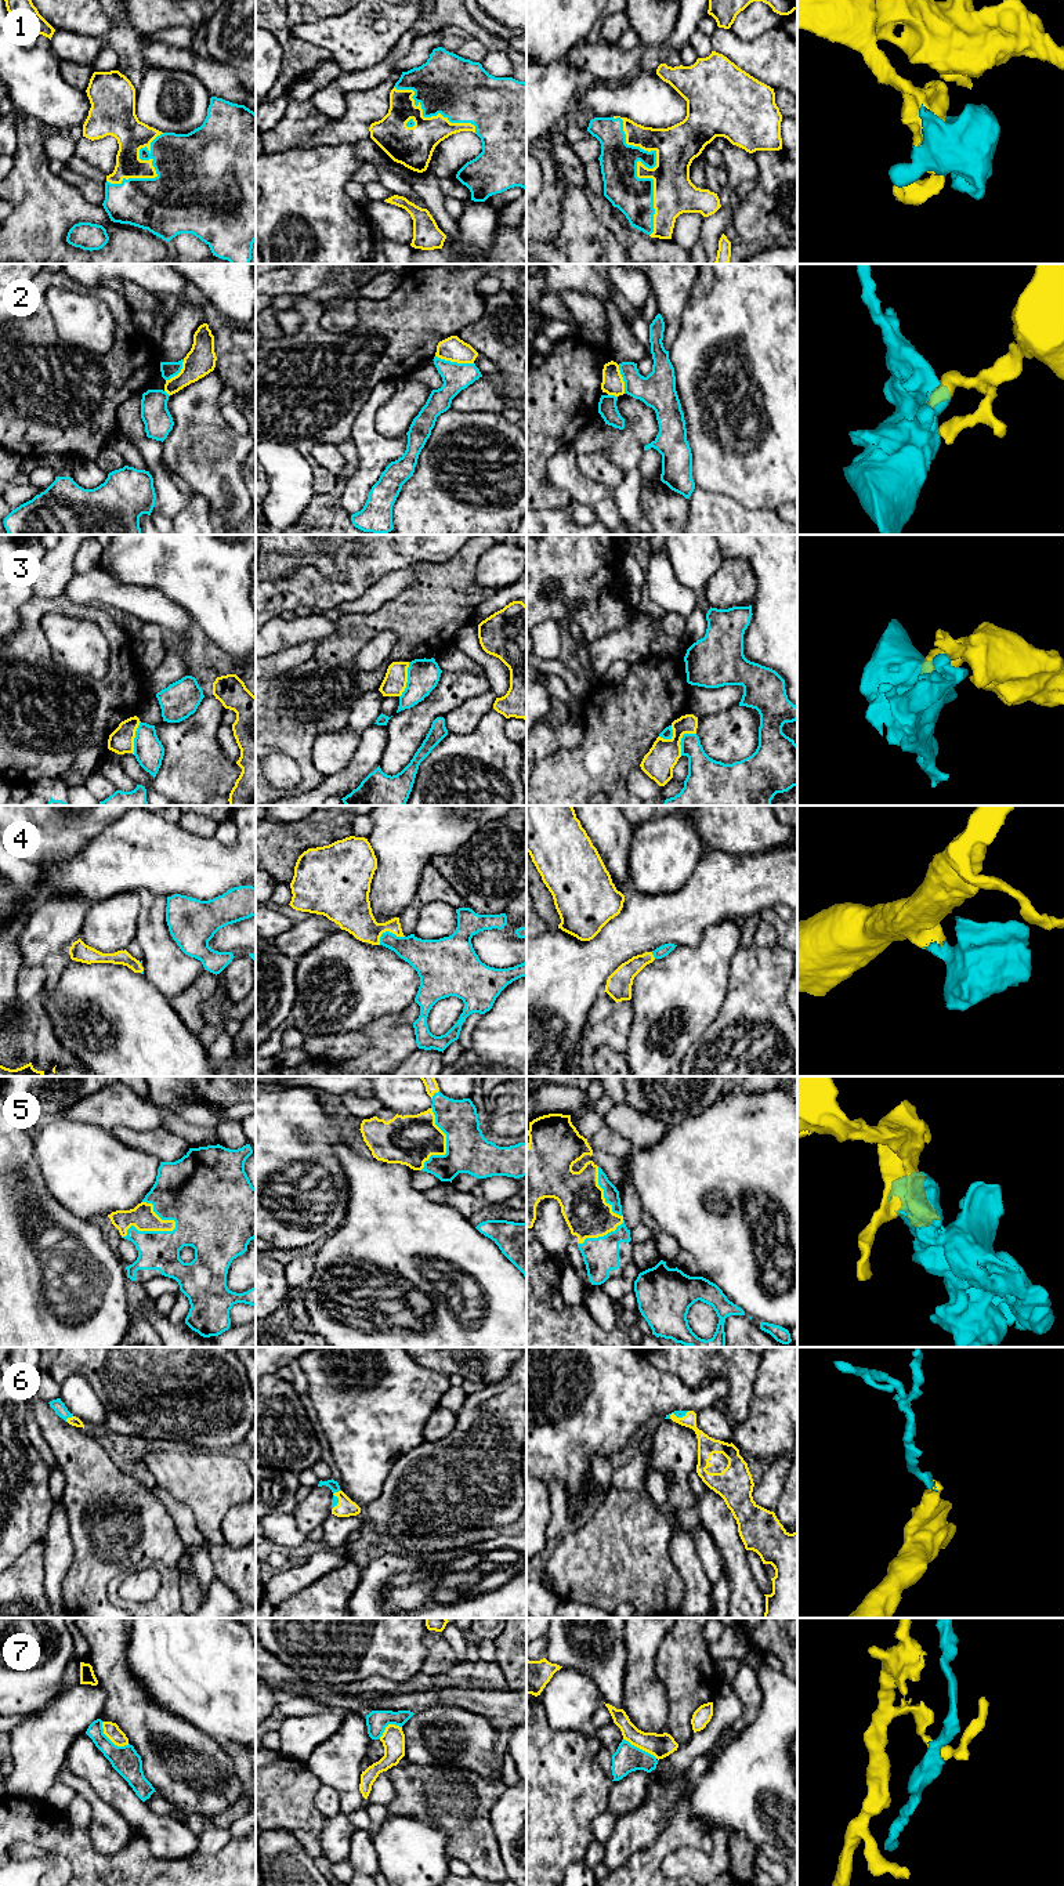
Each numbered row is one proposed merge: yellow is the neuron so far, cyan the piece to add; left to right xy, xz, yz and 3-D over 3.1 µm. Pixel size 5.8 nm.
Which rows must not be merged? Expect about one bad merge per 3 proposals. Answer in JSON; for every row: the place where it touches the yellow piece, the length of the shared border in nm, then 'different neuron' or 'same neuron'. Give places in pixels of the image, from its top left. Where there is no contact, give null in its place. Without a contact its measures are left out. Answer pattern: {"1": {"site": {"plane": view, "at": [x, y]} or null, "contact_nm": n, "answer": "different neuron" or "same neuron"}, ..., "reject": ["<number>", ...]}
{"1": {"site": {"plane": "yz", "at": [639, 160]}, "contact_nm": 700, "answer": "same neuron"}, "2": {"site": {"plane": "xz", "at": [455, 361]}, "contact_nm": 220, "answer": "different neuron"}, "3": {"site": {"plane": "xz", "at": [406, 680]}, "contact_nm": 220, "answer": "different neuron"}, "4": {"site": {"plane": "xz", "at": [387, 930]}, "contact_nm": 160, "answer": "same neuron"}, "5": {"site": {"plane": "xy", "at": [149, 1230]}, "contact_nm": 340, "answer": "same neuron"}, "6": {"site": {"plane": "xy", "at": [68, 1418]}, "contact_nm": 60, "answer": "same neuron"}, "7": {"site": {"plane": "xy", "at": [111, 1740]}, "contact_nm": 220, "answer": "different neuron"}, "reject": ["2", "3", "7"]}

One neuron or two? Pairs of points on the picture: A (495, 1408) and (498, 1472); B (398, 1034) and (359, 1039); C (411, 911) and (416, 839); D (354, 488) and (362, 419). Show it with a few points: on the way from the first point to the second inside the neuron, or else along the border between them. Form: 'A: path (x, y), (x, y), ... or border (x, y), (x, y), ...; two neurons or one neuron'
A: path (495, 1423), (495, 1456); one neuron
B: border (364, 1032), (366, 1046), (354, 1056), (342, 1059); two neurons
C: border (415, 901), (398, 916); two neurons
D: path (366, 471), (365, 435); one neuron

